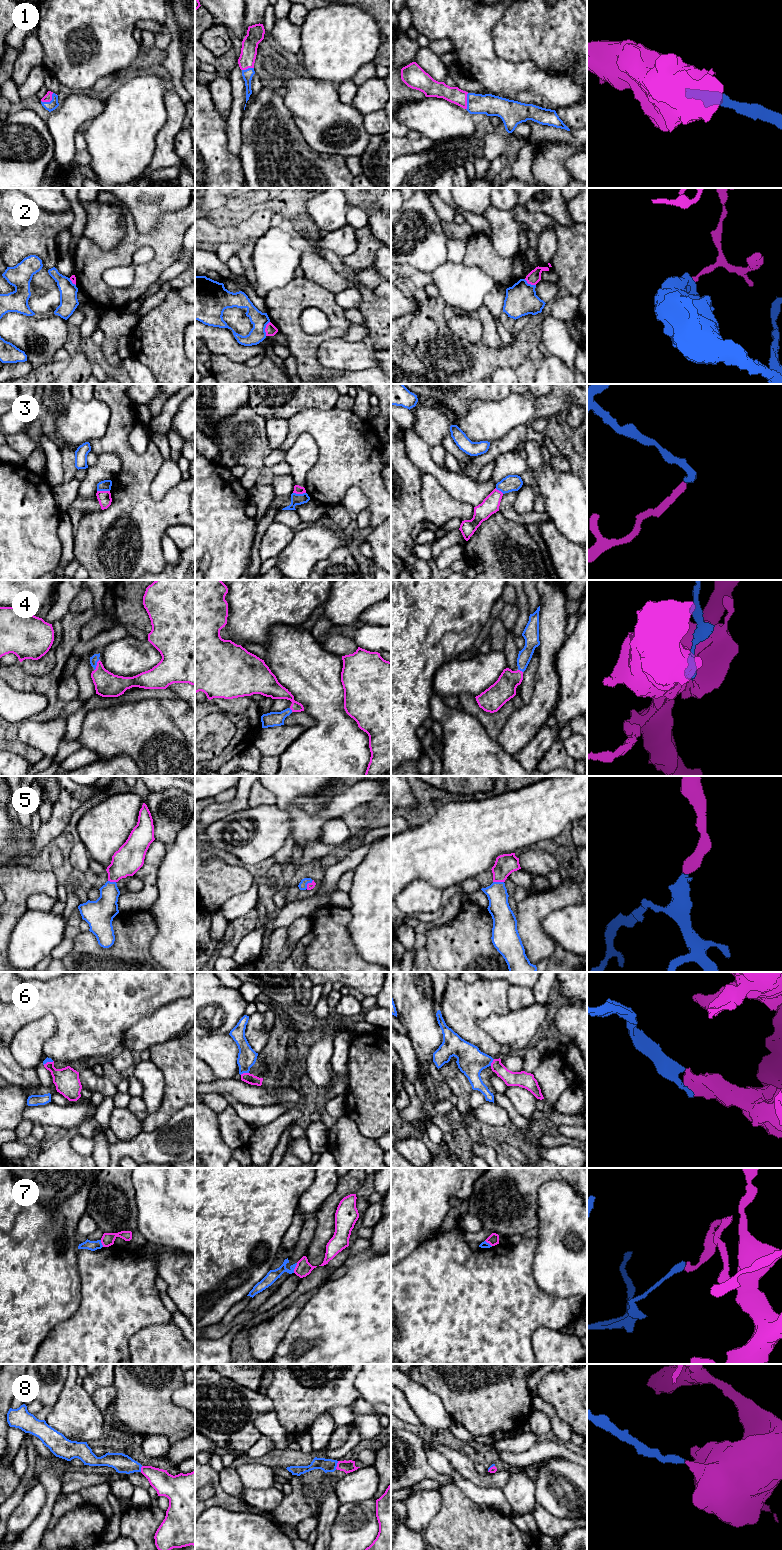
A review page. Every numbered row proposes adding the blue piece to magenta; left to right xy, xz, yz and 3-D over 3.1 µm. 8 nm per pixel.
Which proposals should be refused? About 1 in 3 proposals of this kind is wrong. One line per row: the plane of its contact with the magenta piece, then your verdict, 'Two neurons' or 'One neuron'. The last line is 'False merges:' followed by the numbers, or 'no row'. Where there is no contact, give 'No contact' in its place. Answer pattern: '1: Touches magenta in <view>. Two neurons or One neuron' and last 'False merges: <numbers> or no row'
1: Touches magenta in xy. One neuron
2: Touches magenta in xz. Two neurons
3: Touches magenta in xy. Two neurons
4: Touches magenta in xy. One neuron
5: Touches magenta in yz. One neuron
6: Touches magenta in xz. One neuron
7: Touches magenta in xz. Two neurons
8: Touches magenta in xz. One neuron
False merges: 2, 3, 7

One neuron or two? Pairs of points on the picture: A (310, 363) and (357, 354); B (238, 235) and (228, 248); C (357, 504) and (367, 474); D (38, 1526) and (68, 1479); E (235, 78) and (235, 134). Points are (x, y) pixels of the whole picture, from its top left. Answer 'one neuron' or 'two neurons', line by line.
A: two neurons
B: two neurons
C: two neurons
D: two neurons
E: one neuron

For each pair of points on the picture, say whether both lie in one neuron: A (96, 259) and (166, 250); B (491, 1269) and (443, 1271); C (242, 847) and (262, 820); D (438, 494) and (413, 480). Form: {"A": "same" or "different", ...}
{"A": "same", "B": "same", "C": "same", "D": "different"}

